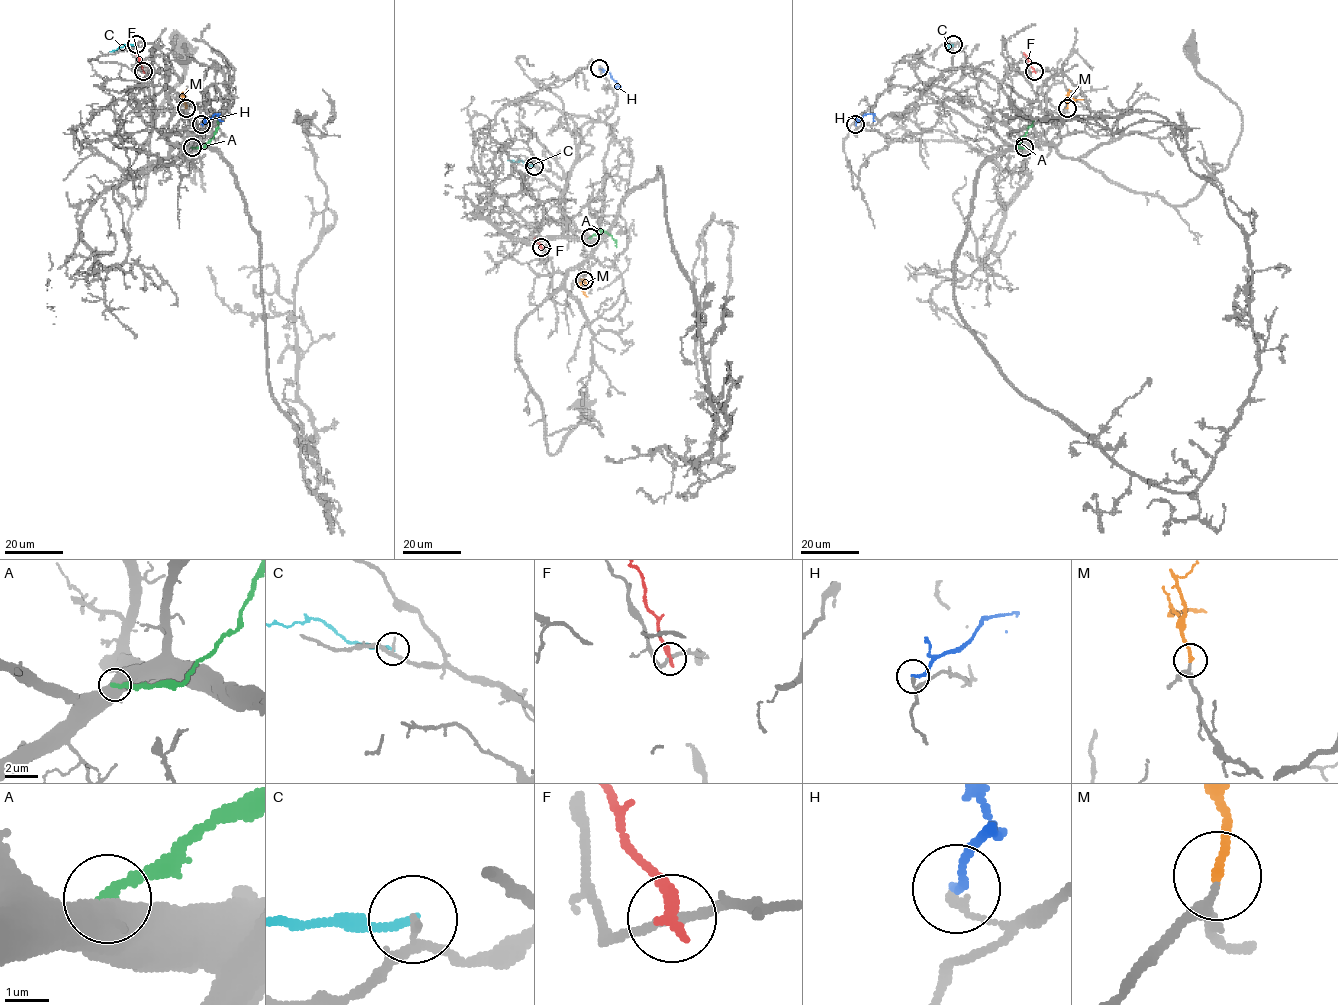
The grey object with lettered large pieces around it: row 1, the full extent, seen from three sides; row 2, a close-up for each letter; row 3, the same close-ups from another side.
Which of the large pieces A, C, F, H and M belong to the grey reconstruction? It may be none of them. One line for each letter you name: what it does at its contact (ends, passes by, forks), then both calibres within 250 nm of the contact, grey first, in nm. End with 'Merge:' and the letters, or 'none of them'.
M: It ends there. Thickness 190 nm (grey) against 200 nm
Merge: M

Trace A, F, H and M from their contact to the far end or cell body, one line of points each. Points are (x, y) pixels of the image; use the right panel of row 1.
A: (1024, 147), (1018, 147), (1018, 143), (1034, 120)
F: (1034, 71), (1024, 53)
H: (855, 124), (868, 113), (873, 114), (874, 121)
M: (1067, 107), (1071, 99), (1083, 99)

